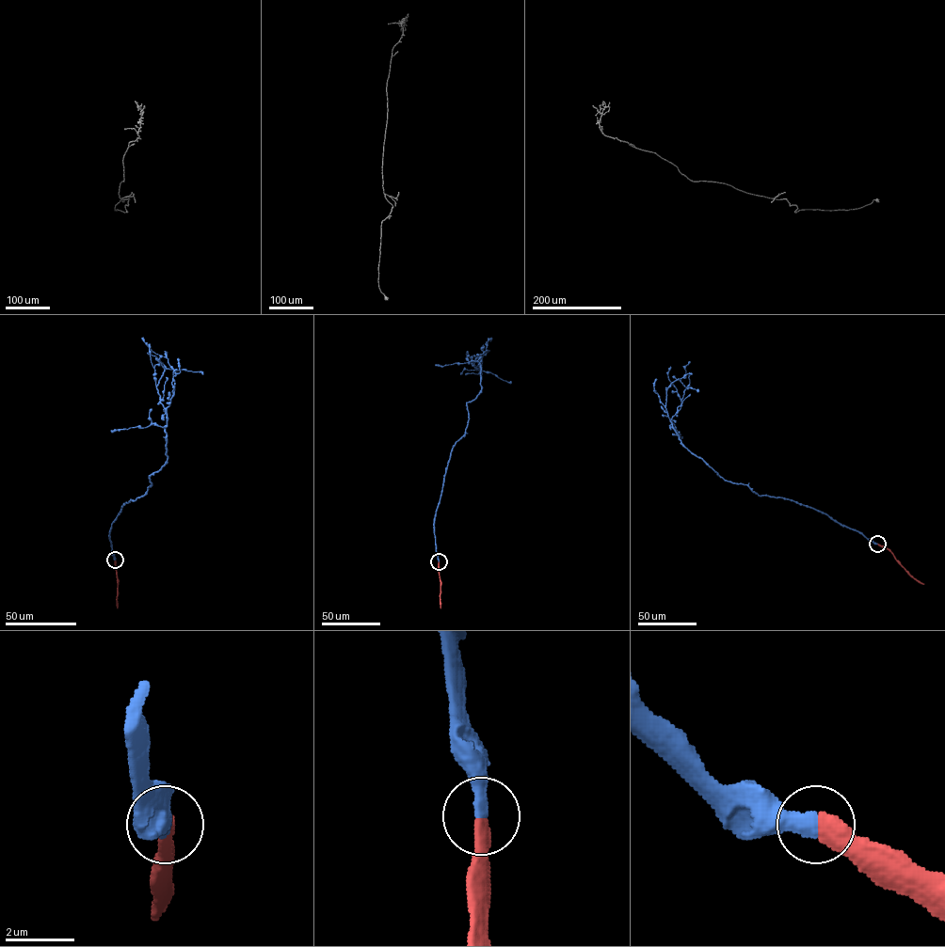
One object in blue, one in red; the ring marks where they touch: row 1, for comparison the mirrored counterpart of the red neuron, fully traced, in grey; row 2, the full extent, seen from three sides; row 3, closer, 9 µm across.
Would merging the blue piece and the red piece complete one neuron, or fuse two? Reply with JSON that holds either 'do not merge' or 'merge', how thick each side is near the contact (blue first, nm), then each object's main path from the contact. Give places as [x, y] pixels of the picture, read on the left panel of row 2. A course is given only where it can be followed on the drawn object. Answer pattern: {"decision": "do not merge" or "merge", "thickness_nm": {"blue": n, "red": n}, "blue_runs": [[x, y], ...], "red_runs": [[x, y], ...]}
{"decision": "merge", "thickness_nm": {"blue": 480, "red": 500}, "blue_runs": [[115, 559], [111, 525], [167, 460], [173, 370], [143, 338]], "red_runs": [[115, 559], [117, 608]]}

